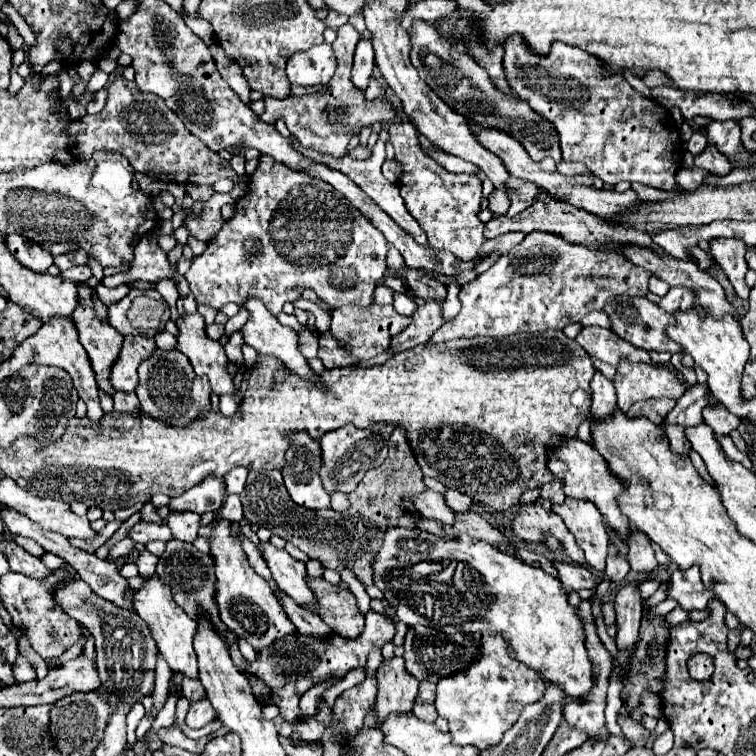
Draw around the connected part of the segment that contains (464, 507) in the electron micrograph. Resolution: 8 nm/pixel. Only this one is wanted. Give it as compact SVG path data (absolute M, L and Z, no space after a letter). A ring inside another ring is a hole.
M447 490L447 492L445 492L445 500L447 500L449 506L451 506L455 512L459 512L459 514L471 512L471 506L473 506L473 498L471 498L471 496L465 496L465 494L457 492L457 490Z

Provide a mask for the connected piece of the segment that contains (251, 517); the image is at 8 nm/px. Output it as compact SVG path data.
M399 426L393 430L389 438L387 460L379 468L373 468L363 476L355 492L351 492L351 506L345 512L337 512L331 508L309 510L309 508L297 506L283 484L281 470L249 472L247 484L241 492L241 504L243 504L245 520L249 524L255 524L259 528L269 528L273 530L273 534L281 538L289 538L289 542L295 542L295 546L303 550L311 560L321 562L329 570L341 572L349 568L361 584L371 586L375 578L373 562L381 548L387 528L403 526L403 528L419 530L417 522L421 514L415 508L413 500L405 500L405 498L425 490L427 486L423 484L421 466L417 464L415 454L409 446L405 428Z

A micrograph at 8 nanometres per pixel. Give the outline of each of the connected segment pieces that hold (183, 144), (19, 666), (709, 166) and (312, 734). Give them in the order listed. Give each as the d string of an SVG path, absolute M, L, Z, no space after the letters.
M113 80L111 86L107 88L107 94L109 94L107 104L101 112L87 114L69 126L69 132L73 132L71 154L75 160L89 160L89 156L97 150L115 150L129 158L135 172L143 172L153 180L183 182L183 184L215 184L219 178L239 180L239 176L233 172L229 162L223 160L217 152L209 150L197 136L193 136L179 120L179 116L157 94L139 92L135 82L129 80Z
M19 656L13 664L13 676L17 682L25 682L25 680L33 680L35 678L35 670L33 666L27 662L27 658Z
M707 146L699 156L695 156L695 166L705 168L707 172L717 176L727 176L733 170L729 160L721 152L717 152L715 146Z
M306 718L297 723L296 731L305 741L320 741L325 731L325 726L315 719Z

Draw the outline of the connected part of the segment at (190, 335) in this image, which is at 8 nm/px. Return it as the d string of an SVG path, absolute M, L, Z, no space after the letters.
M183 316L177 320L177 326L177 348L189 358L197 376L207 376L217 396L239 394L239 388L235 386L233 376L227 370L229 360L225 356L223 344L207 336L203 316Z

